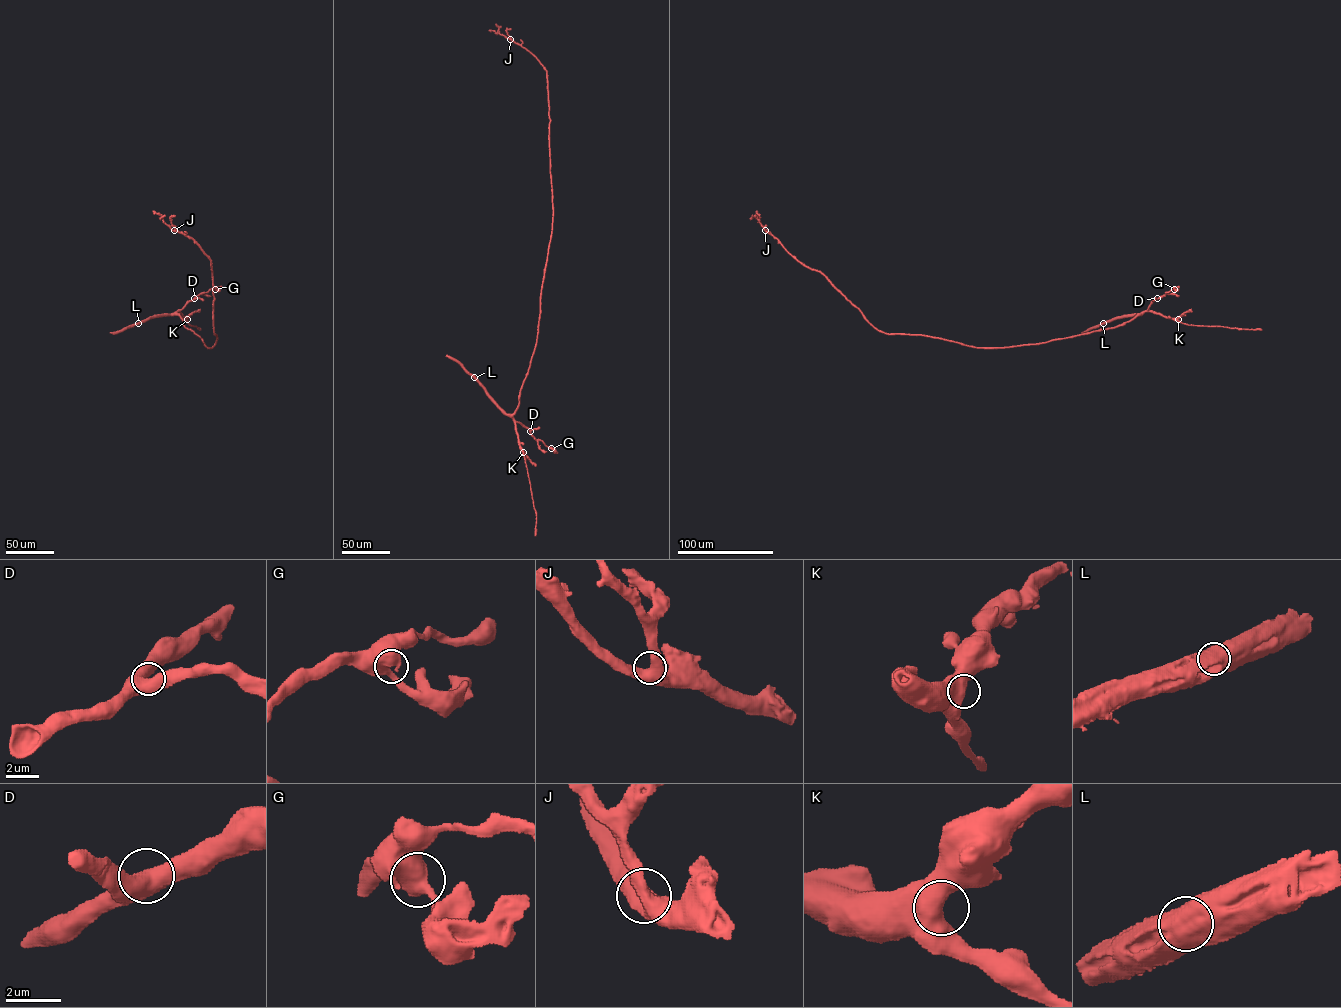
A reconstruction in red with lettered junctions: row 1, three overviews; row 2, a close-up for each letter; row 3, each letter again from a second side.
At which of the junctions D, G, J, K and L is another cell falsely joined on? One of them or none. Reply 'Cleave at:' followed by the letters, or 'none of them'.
Cleave at: none of them

